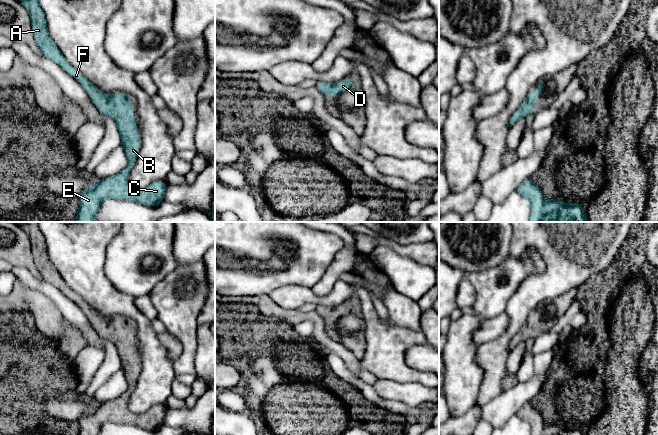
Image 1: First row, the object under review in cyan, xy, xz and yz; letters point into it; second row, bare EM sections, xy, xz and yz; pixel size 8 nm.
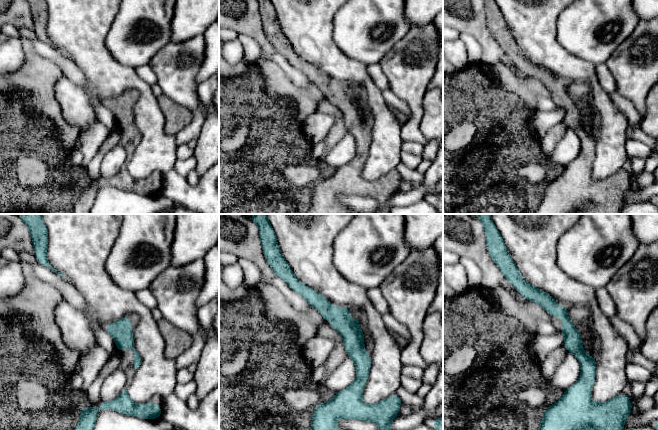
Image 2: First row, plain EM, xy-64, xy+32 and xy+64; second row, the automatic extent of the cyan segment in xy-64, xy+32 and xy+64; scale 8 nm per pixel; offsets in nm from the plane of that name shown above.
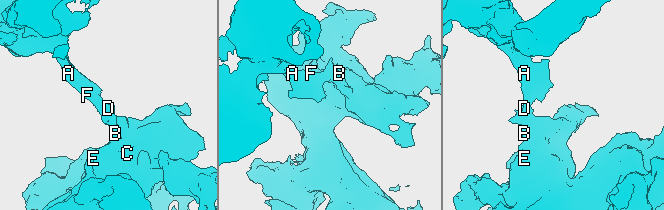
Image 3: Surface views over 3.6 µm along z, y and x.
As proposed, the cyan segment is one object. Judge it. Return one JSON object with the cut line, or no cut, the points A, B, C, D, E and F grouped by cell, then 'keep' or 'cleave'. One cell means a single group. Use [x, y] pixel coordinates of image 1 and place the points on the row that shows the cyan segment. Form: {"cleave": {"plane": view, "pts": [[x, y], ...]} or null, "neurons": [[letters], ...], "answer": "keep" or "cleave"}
{"cleave": null, "neurons": [["A", "B", "C", "D", "E", "F"]], "answer": "keep"}

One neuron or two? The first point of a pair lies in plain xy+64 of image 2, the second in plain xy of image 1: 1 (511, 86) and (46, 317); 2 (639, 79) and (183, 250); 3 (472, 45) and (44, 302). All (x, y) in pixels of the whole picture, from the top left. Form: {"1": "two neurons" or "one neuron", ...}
{"1": "one neuron", "2": "two neurons", "3": "two neurons"}

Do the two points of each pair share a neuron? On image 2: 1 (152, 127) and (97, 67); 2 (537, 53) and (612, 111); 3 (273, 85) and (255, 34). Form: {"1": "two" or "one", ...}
{"1": "one", "2": "one", "3": "one"}

